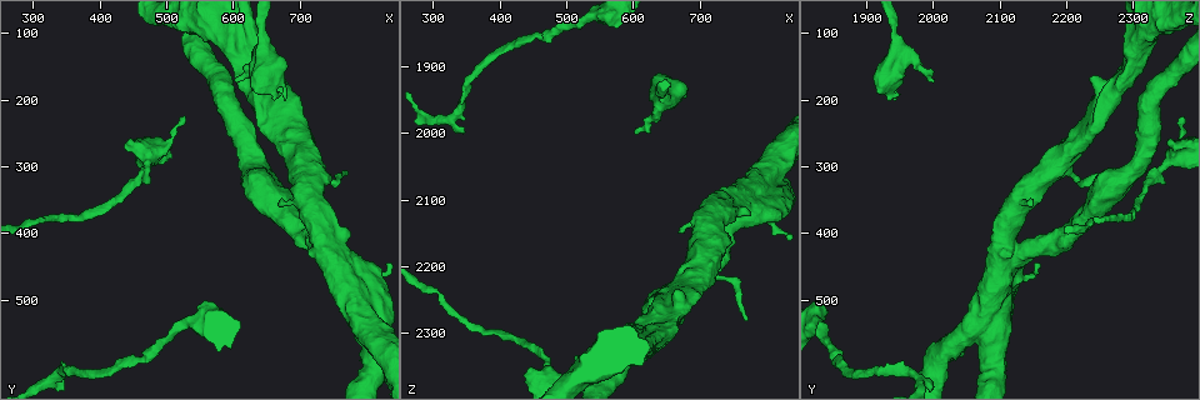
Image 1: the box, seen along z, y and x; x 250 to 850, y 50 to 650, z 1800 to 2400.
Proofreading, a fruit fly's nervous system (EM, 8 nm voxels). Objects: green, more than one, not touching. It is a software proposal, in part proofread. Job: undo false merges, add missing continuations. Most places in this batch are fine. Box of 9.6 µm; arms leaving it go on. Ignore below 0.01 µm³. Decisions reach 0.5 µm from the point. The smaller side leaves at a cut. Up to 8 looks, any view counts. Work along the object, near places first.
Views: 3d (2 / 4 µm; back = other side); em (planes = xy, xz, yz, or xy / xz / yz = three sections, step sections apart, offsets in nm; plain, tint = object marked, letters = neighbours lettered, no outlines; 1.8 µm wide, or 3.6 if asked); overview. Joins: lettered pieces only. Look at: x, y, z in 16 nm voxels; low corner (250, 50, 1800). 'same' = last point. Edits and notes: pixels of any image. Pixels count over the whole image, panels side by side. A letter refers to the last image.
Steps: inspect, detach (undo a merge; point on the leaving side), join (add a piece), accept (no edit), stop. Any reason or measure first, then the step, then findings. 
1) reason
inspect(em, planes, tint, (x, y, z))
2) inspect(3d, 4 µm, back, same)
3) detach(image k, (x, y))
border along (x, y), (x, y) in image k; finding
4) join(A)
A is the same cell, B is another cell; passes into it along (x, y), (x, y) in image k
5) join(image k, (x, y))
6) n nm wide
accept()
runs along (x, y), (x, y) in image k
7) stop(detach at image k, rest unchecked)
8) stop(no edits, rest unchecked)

sharp bend
inspect(em, 3.6 µm, planes, plain, (740, 425, 2115))

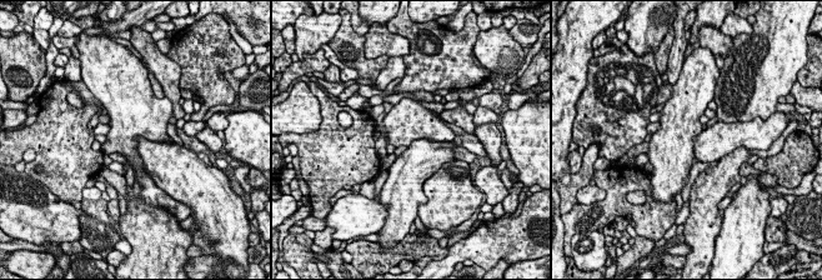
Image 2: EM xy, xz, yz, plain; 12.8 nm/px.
inspect(em, 3.6 µm, planes, letters, same)

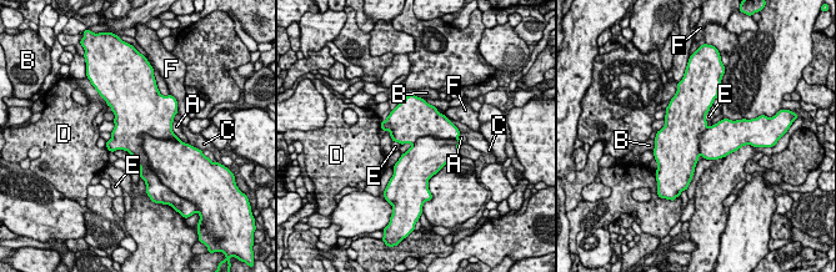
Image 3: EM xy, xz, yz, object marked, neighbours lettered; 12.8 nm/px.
600 nm wide
accept()
A, B, C, D, E and F are other cells; border along (709, 111), (706, 121) in image 3; continuous, no second neuron

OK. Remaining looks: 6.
branch stops here
inspect(em, yz, step 8, letters, (435, 260, 2355))

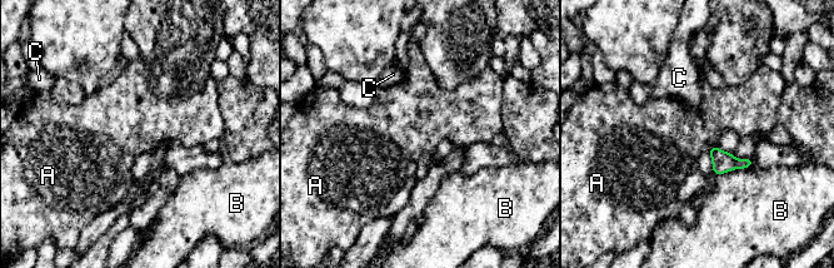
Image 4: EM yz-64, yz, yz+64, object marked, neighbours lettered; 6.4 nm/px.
cut it another way
inspect(em, planes, letters, same)

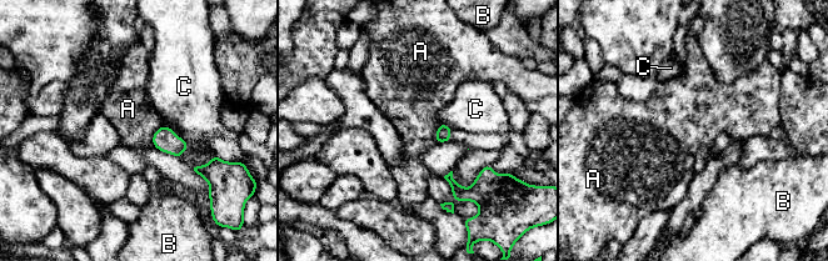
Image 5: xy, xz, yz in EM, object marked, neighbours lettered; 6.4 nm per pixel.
accept()
A, B and C are other cells; border along (163, 124), (153, 134), (153, 145) in image 5; no lettered piece goes on from it

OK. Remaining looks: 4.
branch stops here
inspect(3d, 2 µm, (605, 175, 2000))

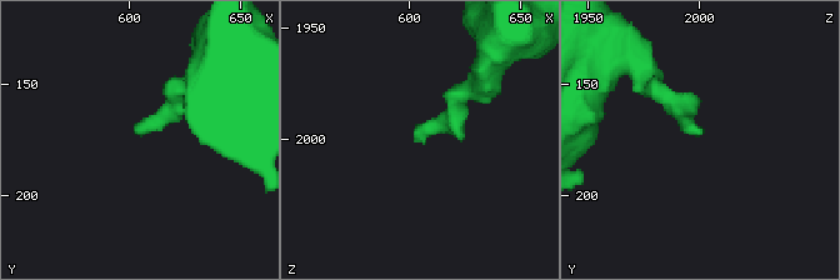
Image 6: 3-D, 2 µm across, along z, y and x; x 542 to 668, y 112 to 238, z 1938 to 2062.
inspect(em, planes, letters, (603, 171, 1999))

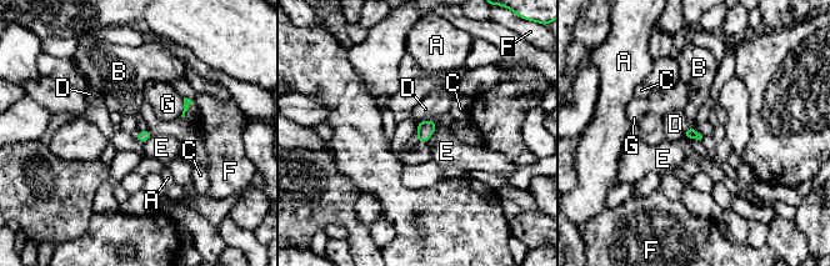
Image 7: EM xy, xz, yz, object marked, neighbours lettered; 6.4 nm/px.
accept()
A, B, C, D, E, F and G are other cells; border along (426, 119), (436, 124), (429, 139) in image 7; none of them fits

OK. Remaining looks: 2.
stop(no edits, rest unchecked)

